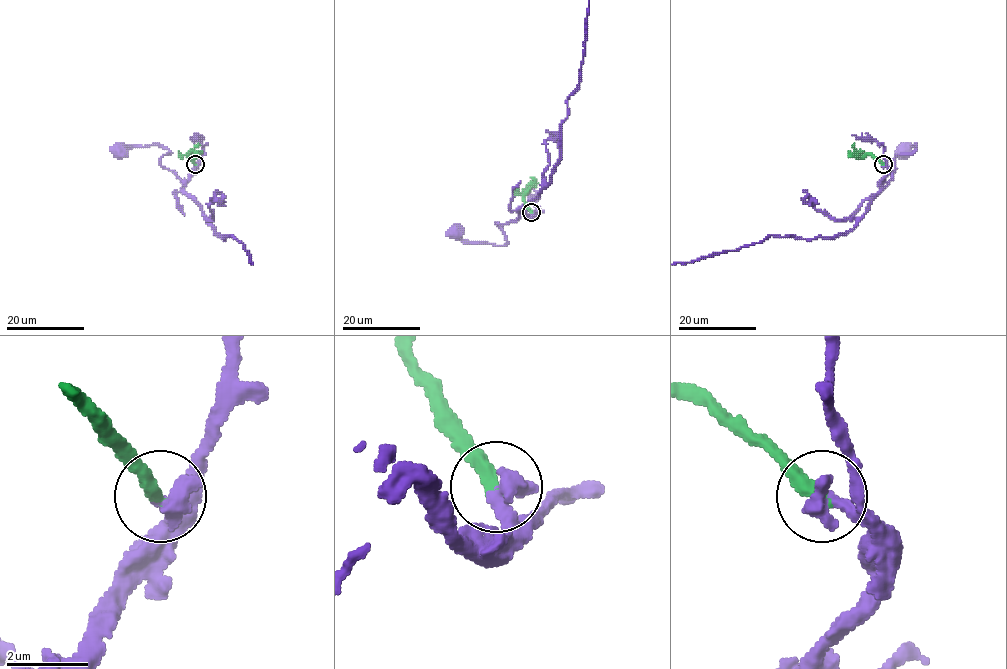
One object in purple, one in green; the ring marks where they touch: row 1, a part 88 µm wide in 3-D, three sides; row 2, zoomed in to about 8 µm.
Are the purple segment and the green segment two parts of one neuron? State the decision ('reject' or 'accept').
accept

